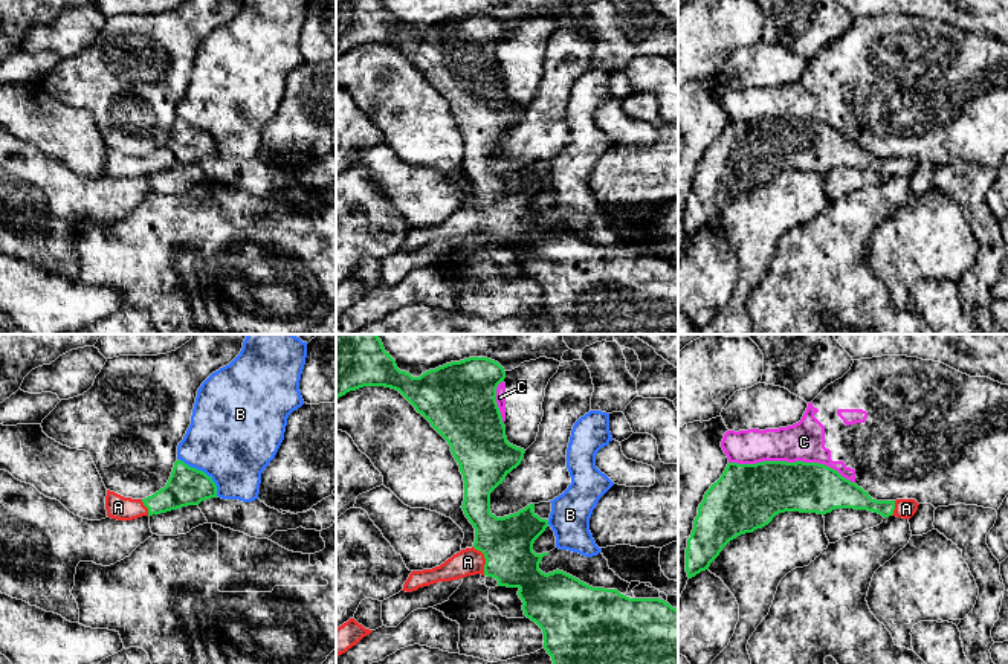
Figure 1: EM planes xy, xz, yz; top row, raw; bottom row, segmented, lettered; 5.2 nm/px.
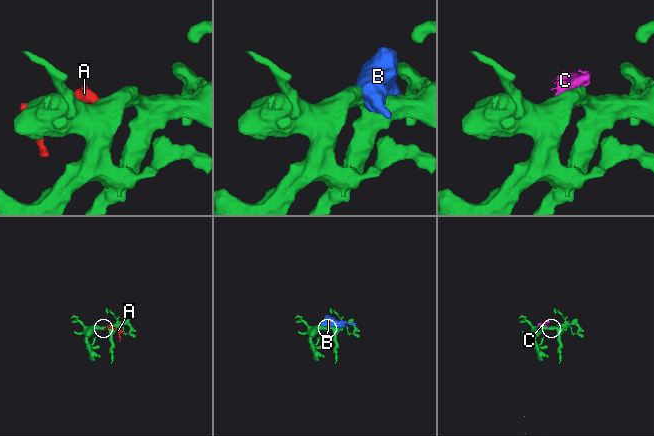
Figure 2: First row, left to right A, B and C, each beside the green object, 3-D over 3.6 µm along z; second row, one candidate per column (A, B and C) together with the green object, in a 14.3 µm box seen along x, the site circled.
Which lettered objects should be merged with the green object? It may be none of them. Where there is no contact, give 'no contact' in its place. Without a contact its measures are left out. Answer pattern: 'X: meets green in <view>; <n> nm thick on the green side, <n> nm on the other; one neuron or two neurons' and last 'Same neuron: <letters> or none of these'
A: meets green in xz; 280 nm thick on the green side, 140 nm on the other; one neuron
B: meets green in xy; 200 nm thick on the green side, 480 nm on the other; two neurons
C: meets green in yz; 320 nm thick on the green side, 200 nm on the other; two neurons
Same neuron: A

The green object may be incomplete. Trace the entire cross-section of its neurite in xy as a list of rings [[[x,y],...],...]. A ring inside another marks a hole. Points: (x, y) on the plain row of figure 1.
[[[177,118],[163,147],[145,157],[124,156],[107,148],[105,168],[111,177],[133,179],[188,163],[199,163],[211,156],[217,156],[217,143],[212,136]]]

